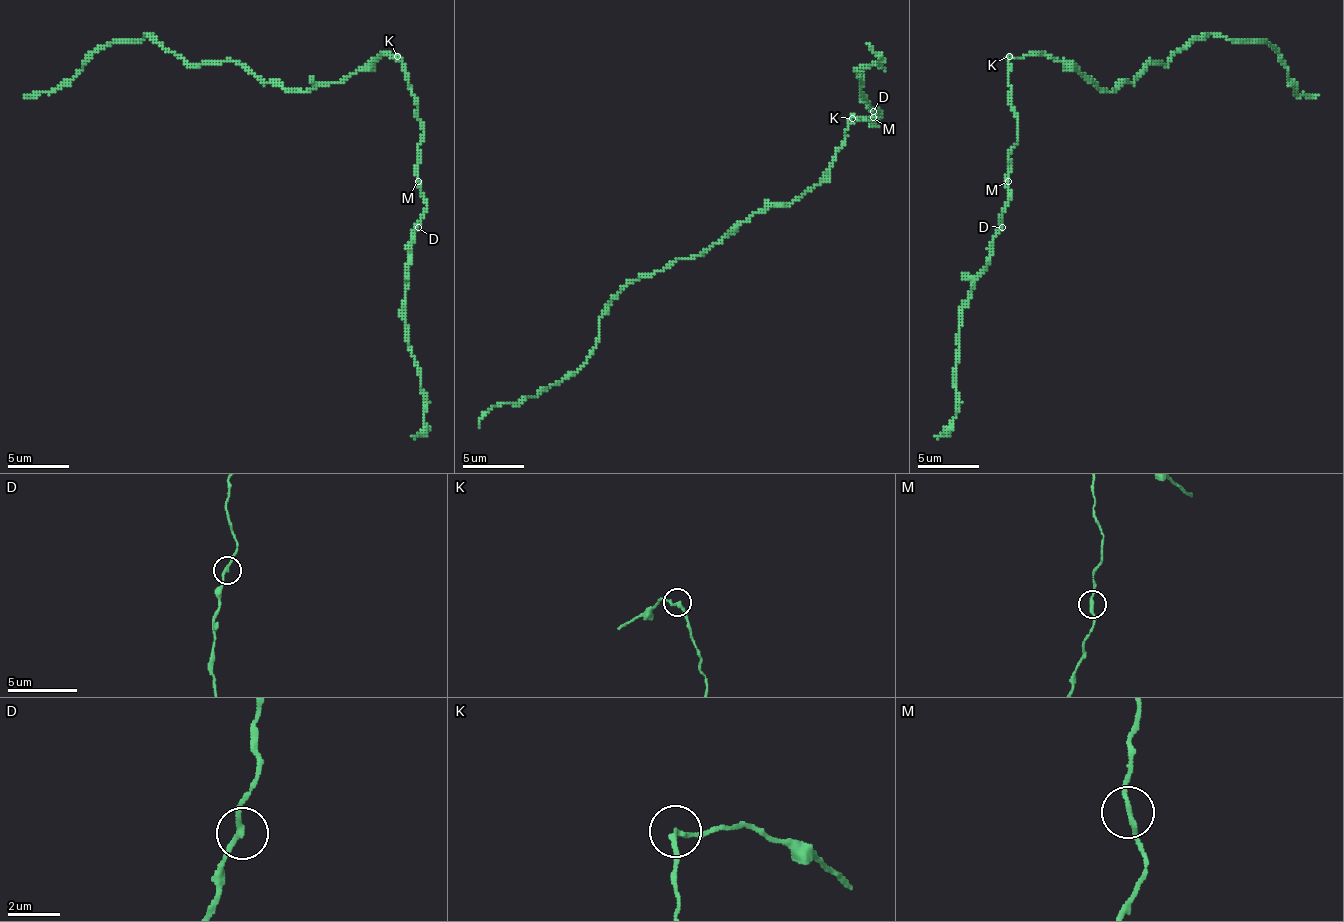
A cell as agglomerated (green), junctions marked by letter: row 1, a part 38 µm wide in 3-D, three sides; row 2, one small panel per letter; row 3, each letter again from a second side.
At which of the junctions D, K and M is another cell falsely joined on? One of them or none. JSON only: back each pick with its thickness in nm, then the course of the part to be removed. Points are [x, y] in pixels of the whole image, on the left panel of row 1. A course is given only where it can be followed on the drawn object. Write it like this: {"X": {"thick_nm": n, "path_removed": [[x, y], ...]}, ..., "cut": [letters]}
{"K": {"thick_nm": 200, "path_removed": [[396, 55], [292, 92], [233, 61], [187, 64], [144, 33], [95, 52], [61, 86], [24, 95]]}, "cut": ["K"]}

